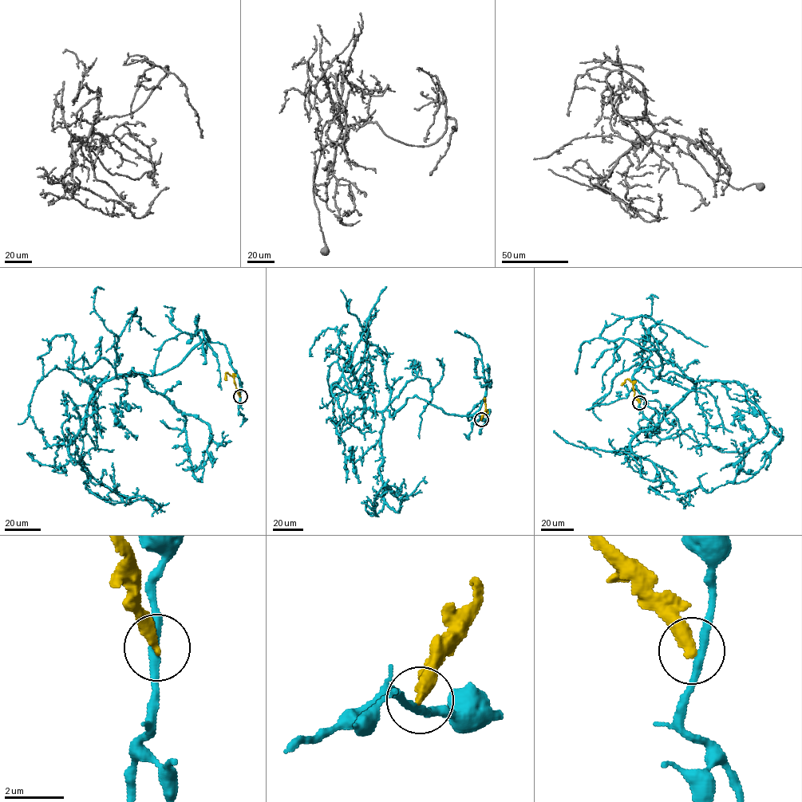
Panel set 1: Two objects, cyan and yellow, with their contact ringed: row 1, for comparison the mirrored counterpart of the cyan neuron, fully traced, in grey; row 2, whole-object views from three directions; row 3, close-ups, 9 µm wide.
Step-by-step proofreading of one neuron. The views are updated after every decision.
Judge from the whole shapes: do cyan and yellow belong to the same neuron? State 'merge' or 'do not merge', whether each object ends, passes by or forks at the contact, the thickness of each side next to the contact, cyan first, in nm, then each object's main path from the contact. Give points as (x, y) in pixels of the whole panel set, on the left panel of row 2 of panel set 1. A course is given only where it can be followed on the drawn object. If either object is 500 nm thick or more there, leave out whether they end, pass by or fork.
do not merge; cyan passes by; yellow ends; calibres 280 and 400 nm; course cyan (240, 396), (224, 345), (207, 340), (161, 374), (133, 367), (94, 391), (69, 455), (88, 490), (157, 513); course yellow (240, 396), (234, 377), (226, 373), (225, 380)

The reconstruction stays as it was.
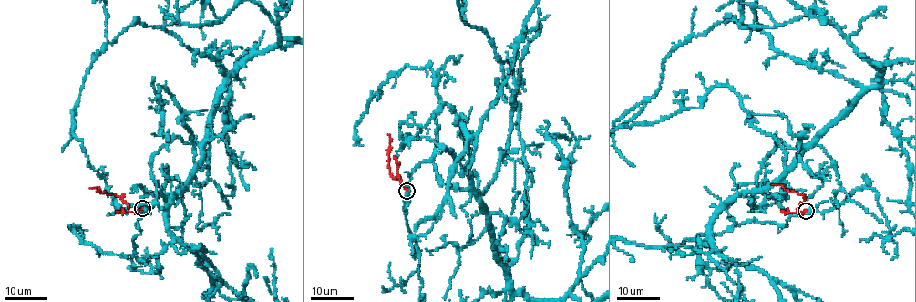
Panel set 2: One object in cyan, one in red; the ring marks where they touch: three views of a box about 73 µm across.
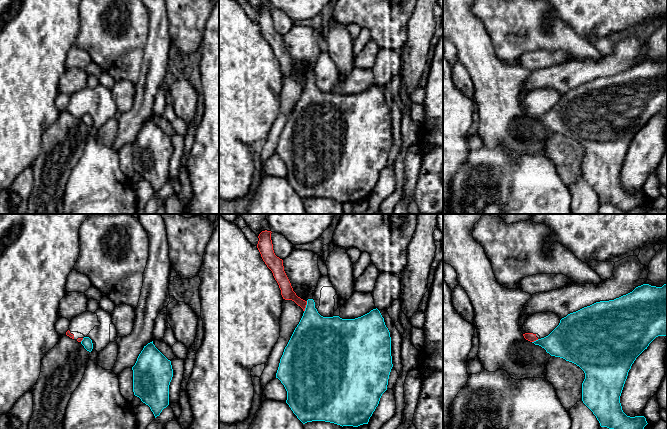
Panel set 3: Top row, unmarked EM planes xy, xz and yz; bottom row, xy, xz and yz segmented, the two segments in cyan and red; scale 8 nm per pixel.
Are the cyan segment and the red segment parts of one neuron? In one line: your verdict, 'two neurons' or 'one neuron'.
two neurons

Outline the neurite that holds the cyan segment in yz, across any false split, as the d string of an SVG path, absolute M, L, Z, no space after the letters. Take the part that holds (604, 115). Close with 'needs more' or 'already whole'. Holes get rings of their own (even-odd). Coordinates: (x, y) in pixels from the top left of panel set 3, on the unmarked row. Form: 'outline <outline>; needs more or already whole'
outline M667 59L662 63L643 60L614 76L596 78L570 89L560 96L559 101L548 112L532 119L544 124L551 132L579 142L585 149L582 159L583 179L593 188L601 203L614 205L628 212L643 206L648 199L644 192L627 192L622 186L620 172L632 140L658 112L667 112Z; already whole

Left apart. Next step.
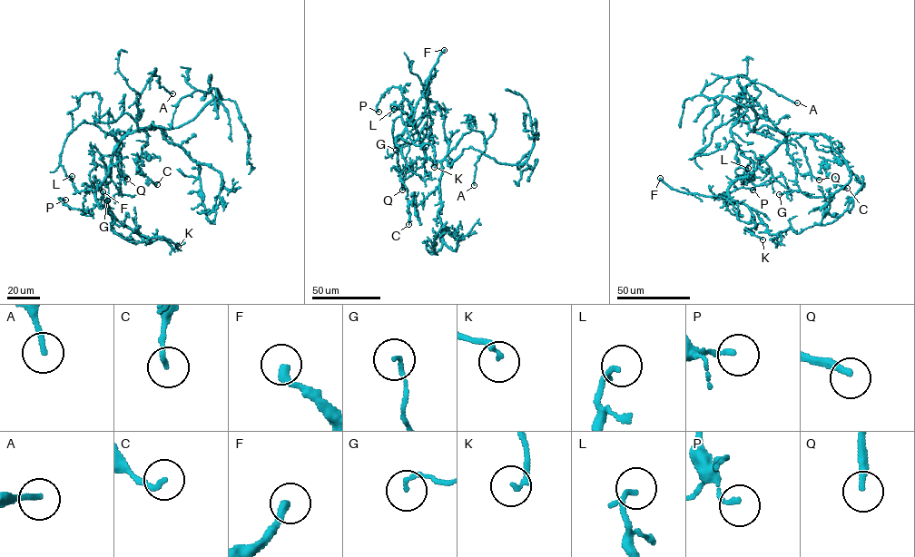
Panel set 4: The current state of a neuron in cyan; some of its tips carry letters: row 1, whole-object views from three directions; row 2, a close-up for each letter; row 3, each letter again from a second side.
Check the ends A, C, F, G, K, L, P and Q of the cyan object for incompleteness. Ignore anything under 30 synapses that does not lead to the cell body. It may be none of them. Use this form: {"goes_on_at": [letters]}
{"goes_on_at": ["F", "Q"]}

